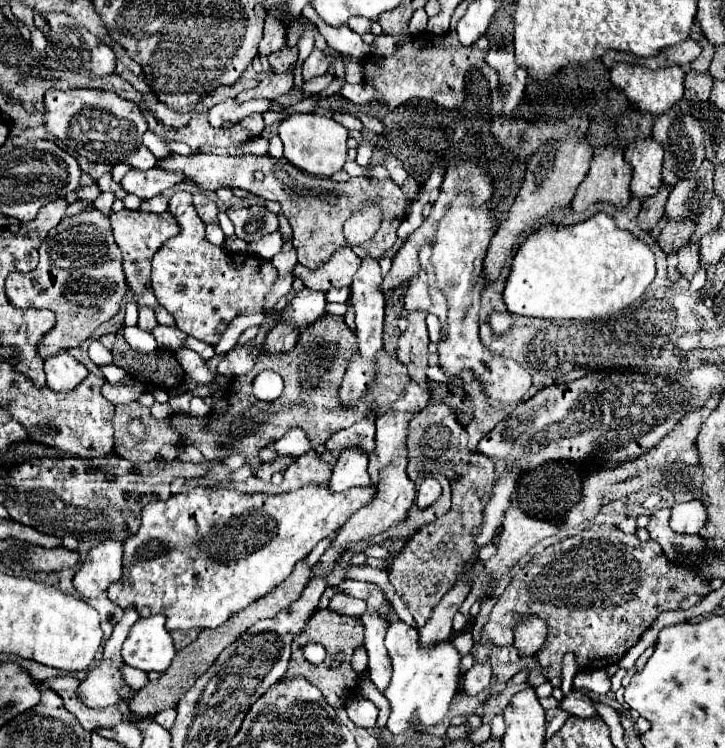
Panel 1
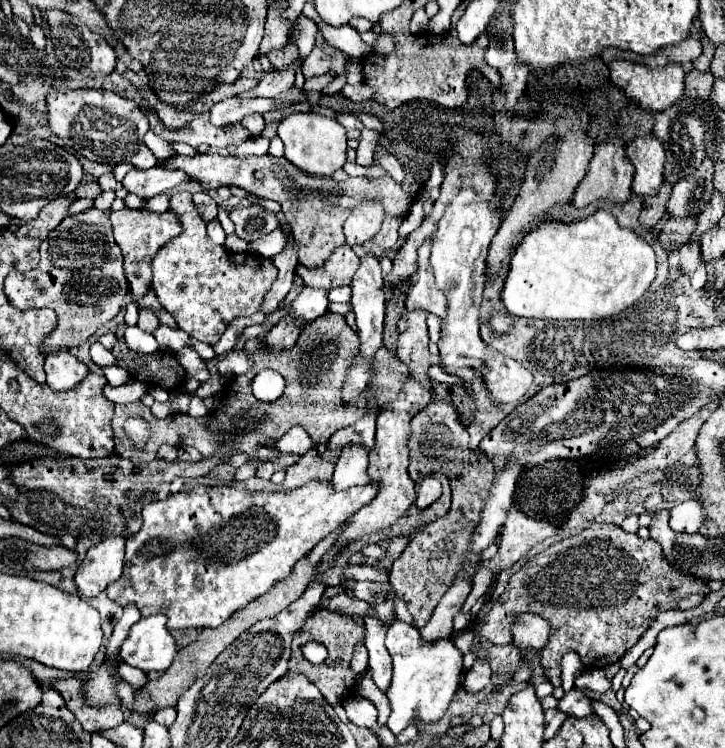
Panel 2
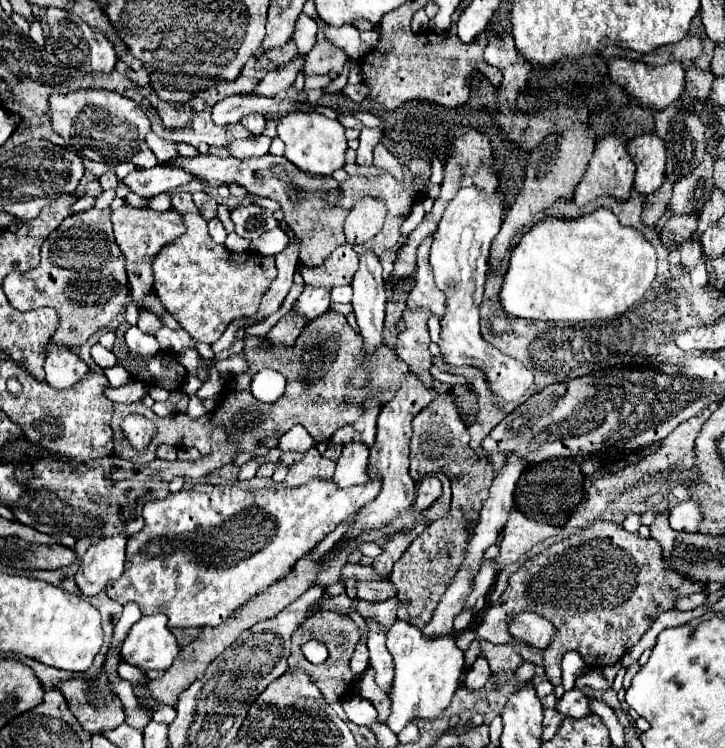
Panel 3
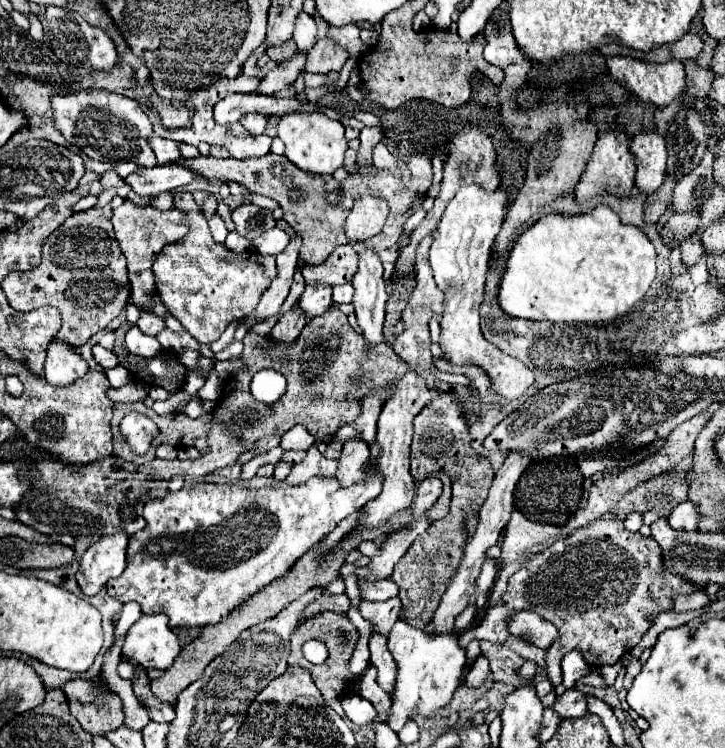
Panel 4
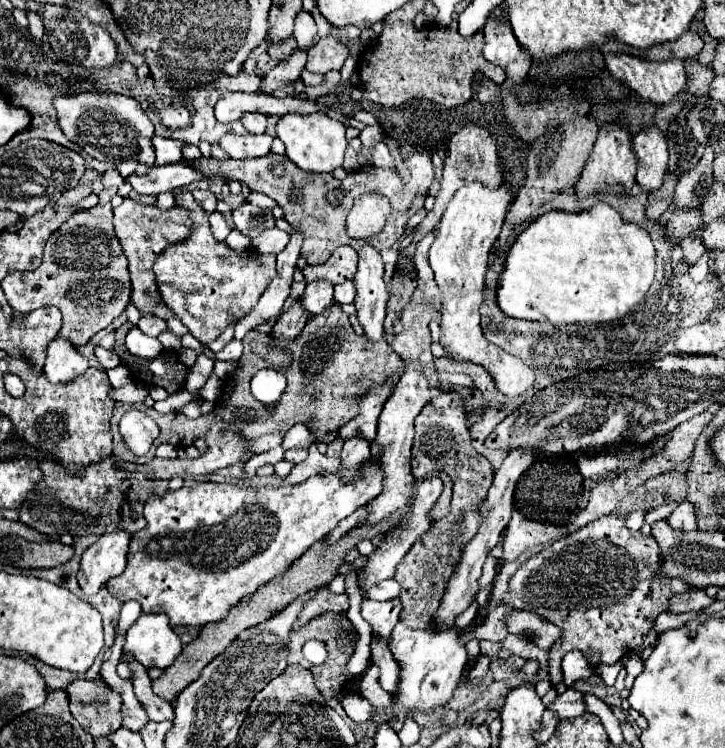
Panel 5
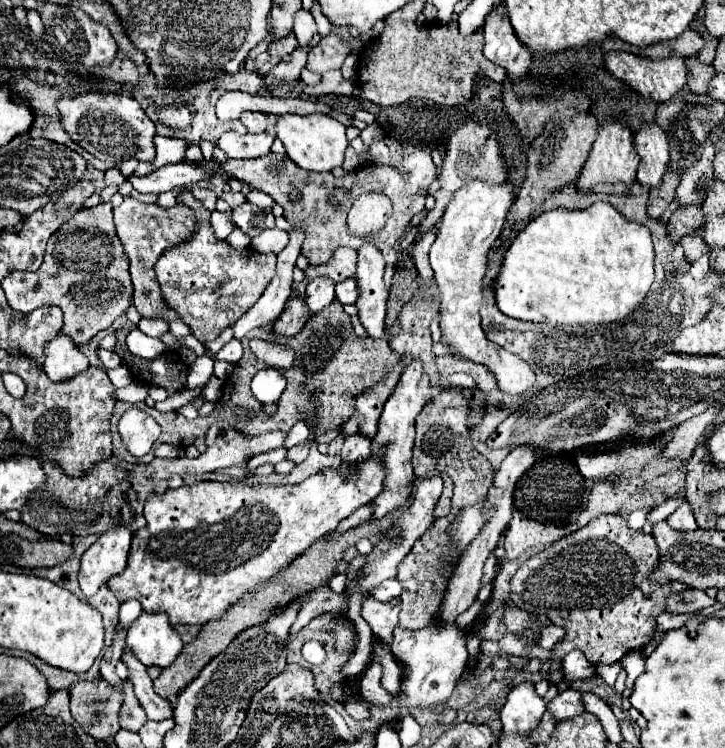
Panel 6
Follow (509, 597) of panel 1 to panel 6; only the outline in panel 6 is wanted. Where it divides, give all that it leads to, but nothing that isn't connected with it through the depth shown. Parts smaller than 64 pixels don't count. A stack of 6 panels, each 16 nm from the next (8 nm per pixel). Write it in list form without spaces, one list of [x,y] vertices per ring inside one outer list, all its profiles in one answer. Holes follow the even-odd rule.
[[[604,514],[586,524],[584,528],[572,532],[570,536],[560,538],[546,550],[534,554],[528,558],[518,572],[510,580],[510,594],[504,598],[506,604],[502,604],[498,610],[494,610],[480,628],[474,628],[465,635],[466,641],[473,636],[482,640],[498,642],[506,634],[506,626],[502,622],[504,612],[512,606],[544,614],[552,624],[564,628],[564,638],[558,642],[550,652],[550,680],[554,684],[560,682],[560,660],[574,648],[582,650],[584,656],[590,660],[592,666],[598,664],[616,664],[622,660],[630,650],[640,648],[644,644],[644,638],[652,634],[656,628],[656,618],[666,610],[666,598],[676,592],[688,590],[686,584],[680,584],[678,580],[670,580],[666,584],[658,584],[650,580],[650,574],[654,572],[658,564],[660,552],[658,544],[652,534],[644,534],[640,530],[630,530],[626,526],[626,520],[618,514]]]

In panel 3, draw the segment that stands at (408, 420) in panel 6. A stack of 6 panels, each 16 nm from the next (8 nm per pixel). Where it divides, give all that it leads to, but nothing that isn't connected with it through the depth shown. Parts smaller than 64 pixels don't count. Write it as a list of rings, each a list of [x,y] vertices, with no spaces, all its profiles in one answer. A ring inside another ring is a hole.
[[[408,374],[404,378],[404,384],[400,386],[398,394],[396,394],[396,400],[388,402],[386,408],[380,412],[378,416],[378,432],[376,432],[376,448],[378,448],[378,464],[370,464],[370,476],[372,478],[380,478],[382,480],[382,490],[380,494],[370,502],[366,504],[364,508],[360,508],[360,512],[356,512],[354,516],[354,522],[350,524],[350,528],[342,534],[342,538],[338,540],[336,548],[348,540],[354,540],[358,536],[362,536],[364,532],[372,532],[372,530],[380,530],[384,526],[388,526],[396,516],[400,516],[404,510],[408,510],[414,502],[414,496],[416,496],[416,482],[412,482],[412,478],[408,476],[408,440],[412,436],[412,418],[422,410],[426,408],[428,404],[432,402],[432,392],[424,388],[424,384],[414,376],[414,374]]]

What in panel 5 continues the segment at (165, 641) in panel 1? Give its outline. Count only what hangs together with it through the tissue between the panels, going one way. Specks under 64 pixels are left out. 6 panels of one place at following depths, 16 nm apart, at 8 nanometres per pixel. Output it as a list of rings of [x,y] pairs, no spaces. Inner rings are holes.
[[[142,614],[130,626],[124,644],[124,654],[130,654],[144,668],[160,668],[160,670],[168,668],[174,662],[174,658],[180,654],[180,650],[182,650],[182,642],[170,628],[166,614]]]

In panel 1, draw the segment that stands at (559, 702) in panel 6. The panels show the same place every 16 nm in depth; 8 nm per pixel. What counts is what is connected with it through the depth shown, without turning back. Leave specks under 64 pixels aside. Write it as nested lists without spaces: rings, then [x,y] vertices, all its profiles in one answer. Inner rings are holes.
[[[572,690],[568,696],[562,698],[560,702],[560,708],[568,710],[570,714],[574,716],[584,716],[584,718],[596,718],[598,712],[596,712],[596,704],[592,698],[588,698],[584,692],[576,692]]]

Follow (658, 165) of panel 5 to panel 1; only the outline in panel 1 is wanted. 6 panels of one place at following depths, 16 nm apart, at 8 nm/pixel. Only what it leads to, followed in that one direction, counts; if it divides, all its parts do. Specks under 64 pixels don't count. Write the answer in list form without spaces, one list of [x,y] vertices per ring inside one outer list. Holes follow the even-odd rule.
[[[652,138],[636,140],[626,148],[624,156],[626,156],[626,162],[634,168],[632,182],[630,182],[632,196],[640,200],[654,196],[662,186],[662,178],[660,178],[662,160],[664,160],[662,146]]]

